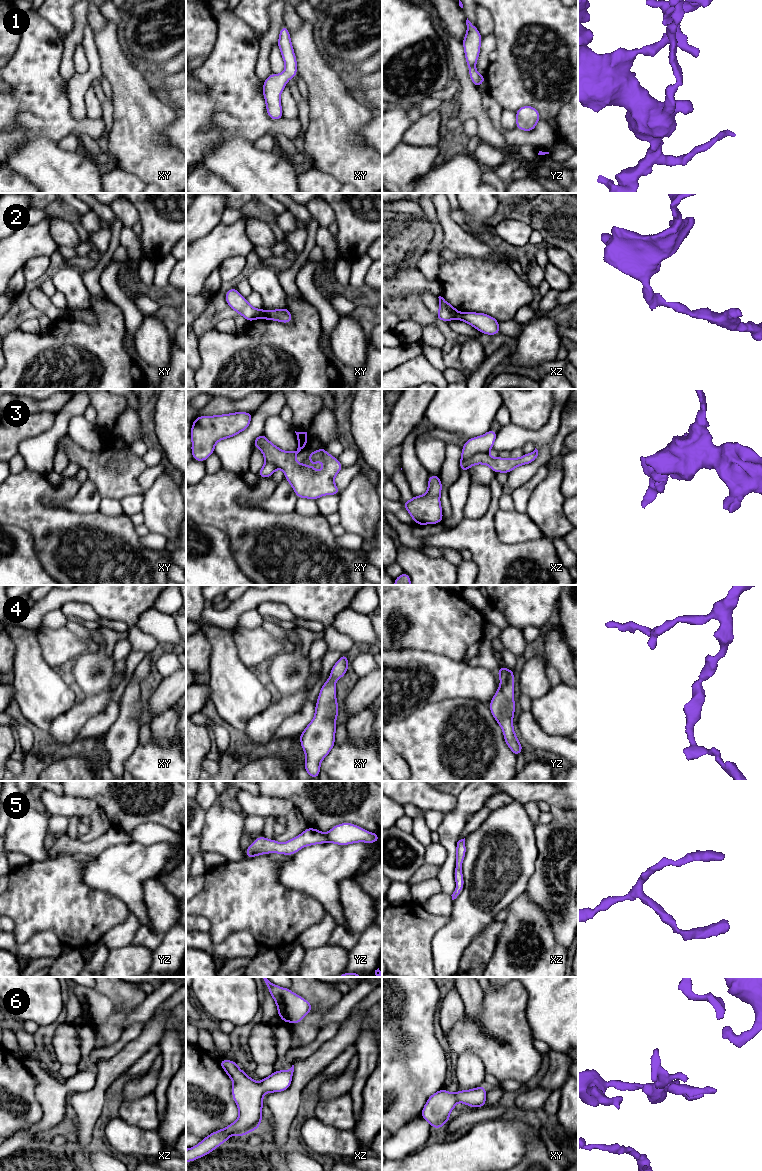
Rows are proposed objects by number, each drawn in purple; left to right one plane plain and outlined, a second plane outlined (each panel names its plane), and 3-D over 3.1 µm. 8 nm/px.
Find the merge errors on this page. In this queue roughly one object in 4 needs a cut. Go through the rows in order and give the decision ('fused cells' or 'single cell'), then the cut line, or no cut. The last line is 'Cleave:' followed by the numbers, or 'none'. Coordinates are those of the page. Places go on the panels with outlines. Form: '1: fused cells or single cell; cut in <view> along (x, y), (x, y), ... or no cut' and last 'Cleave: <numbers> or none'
1: single cell; no cut
2: fused cells; cut in xy along (262, 310), (258, 317)
3: fused cells; cut in xz along (486, 451), (480, 451), (466, 458), (463, 461), (465, 470)
4: single cell; no cut
5: single cell; no cut
6: single cell; no cut
Cleave: 2, 3

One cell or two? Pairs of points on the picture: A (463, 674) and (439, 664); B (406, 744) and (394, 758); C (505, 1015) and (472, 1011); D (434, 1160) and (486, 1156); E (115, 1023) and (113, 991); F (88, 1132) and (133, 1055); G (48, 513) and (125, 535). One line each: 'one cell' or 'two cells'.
A: one cell
B: two cells
C: two cells
D: one cell
E: one cell
F: one cell
G: one cell

